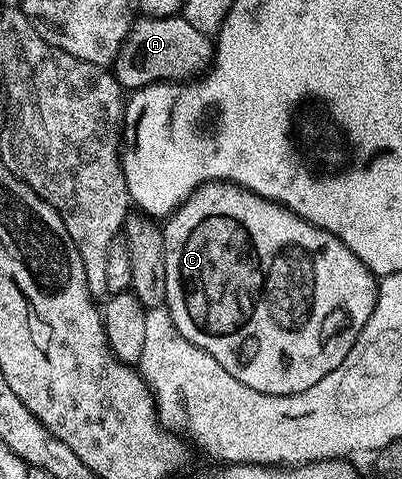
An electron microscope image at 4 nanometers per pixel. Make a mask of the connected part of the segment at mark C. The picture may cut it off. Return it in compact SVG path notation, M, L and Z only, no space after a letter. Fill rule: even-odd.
M204 183L177 210L171 212L162 229L165 241L165 306L173 317L176 329L191 343L209 352L226 371L237 377L237 381L249 385L251 389L270 395L288 395L313 389L321 377L333 373L333 369L345 361L349 349L353 349L361 329L365 329L375 308L375 298L379 295L377 276L336 235L303 219L282 203L275 203L255 191L246 191L236 183Z

